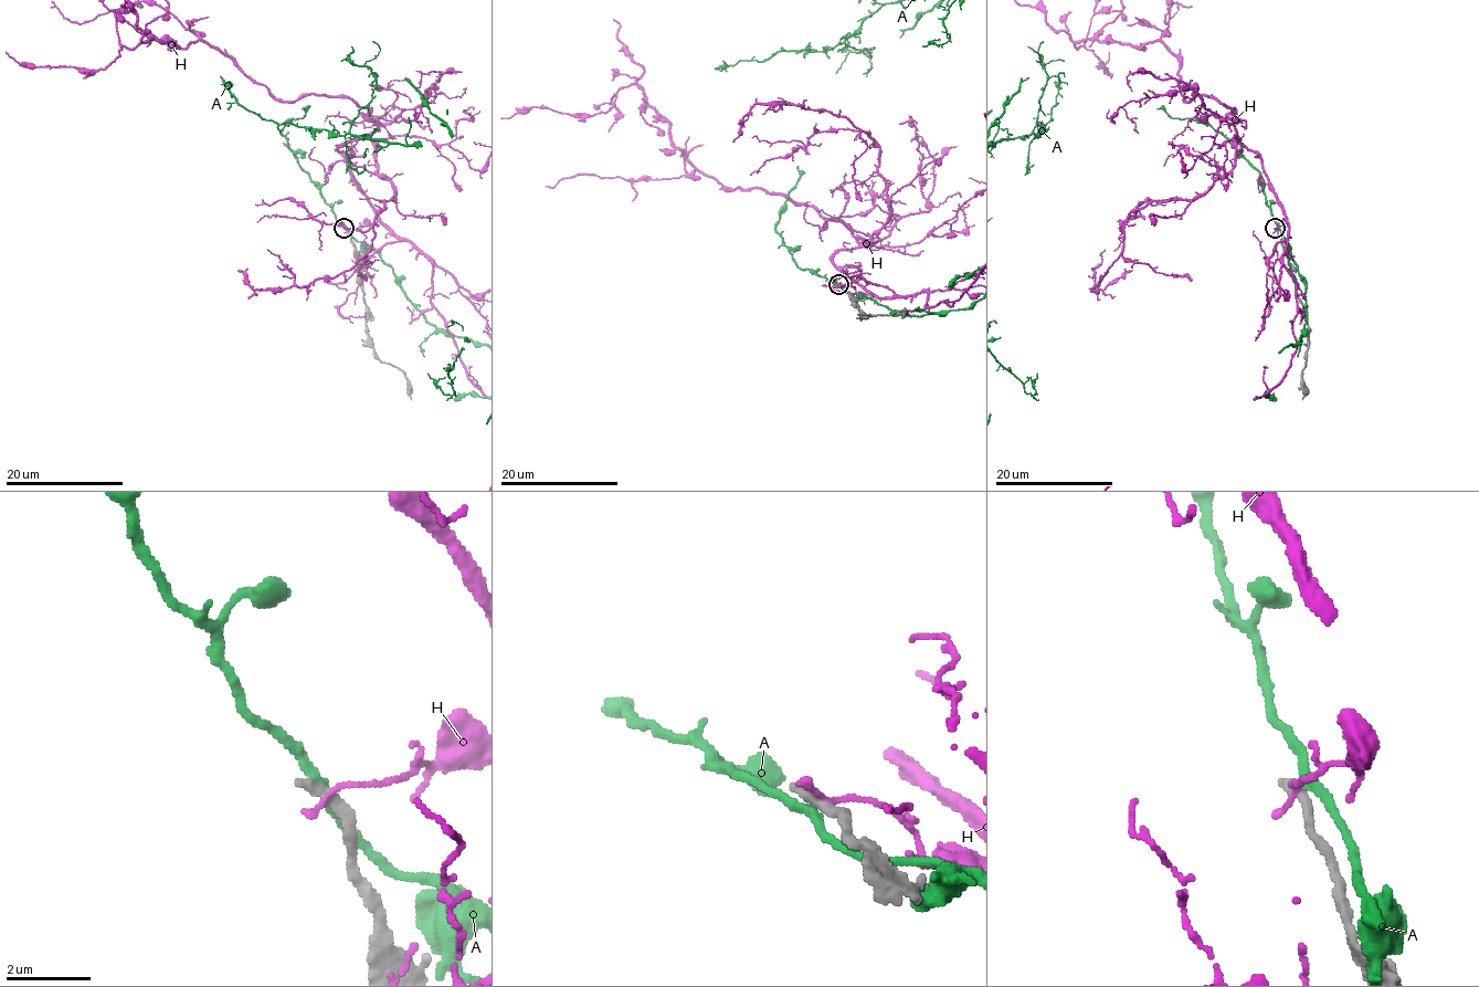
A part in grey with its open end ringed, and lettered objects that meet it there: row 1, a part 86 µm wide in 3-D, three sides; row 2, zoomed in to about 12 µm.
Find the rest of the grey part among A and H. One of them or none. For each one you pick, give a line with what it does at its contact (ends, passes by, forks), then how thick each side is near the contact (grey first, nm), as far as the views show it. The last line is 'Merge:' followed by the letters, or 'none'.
Merge: none

